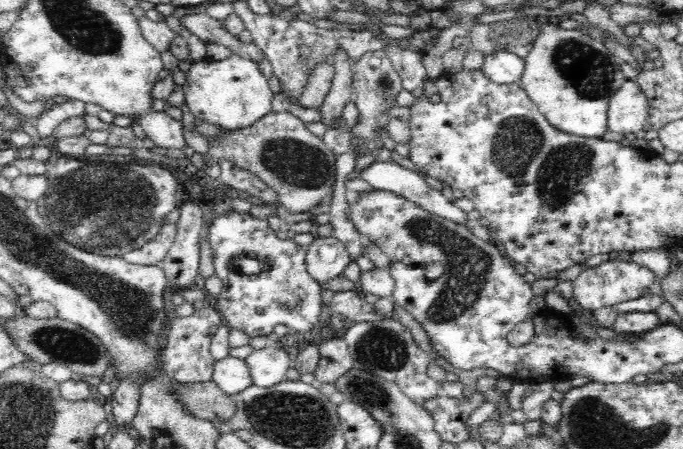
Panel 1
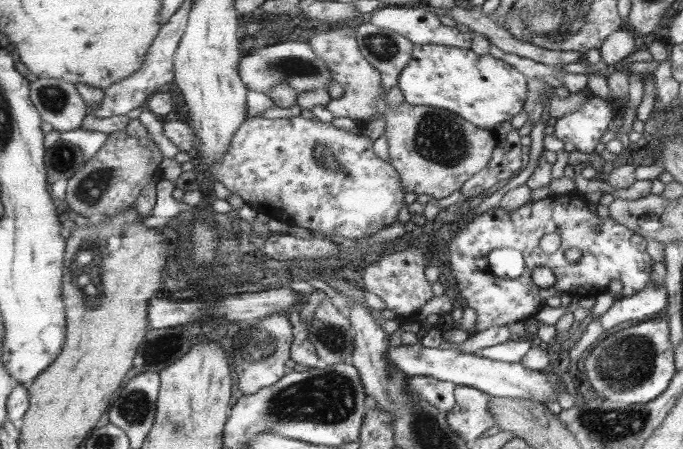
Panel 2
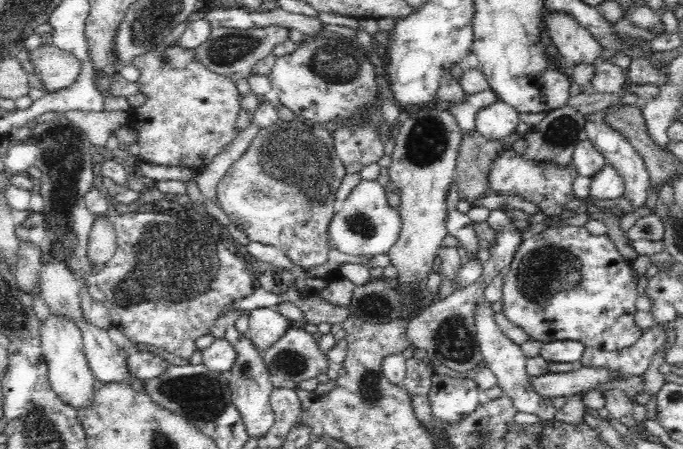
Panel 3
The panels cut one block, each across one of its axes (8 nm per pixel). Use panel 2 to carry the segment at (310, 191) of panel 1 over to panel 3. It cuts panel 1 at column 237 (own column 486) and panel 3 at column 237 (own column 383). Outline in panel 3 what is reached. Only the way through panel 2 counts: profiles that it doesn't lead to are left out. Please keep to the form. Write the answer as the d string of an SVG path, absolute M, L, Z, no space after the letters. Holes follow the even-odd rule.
M178 41L172 45L156 45L148 52L133 57L131 64L140 70L137 80L139 92L146 98L143 105L134 108L133 115L127 122L138 133L140 160L158 166L187 166L200 172L236 138L238 132L234 128L241 109L236 77L207 69L196 61L194 49L186 48Z

